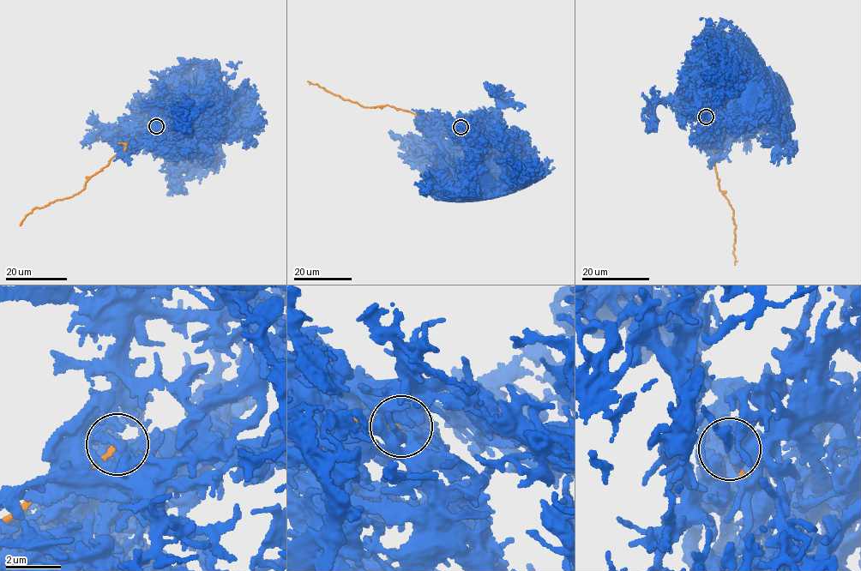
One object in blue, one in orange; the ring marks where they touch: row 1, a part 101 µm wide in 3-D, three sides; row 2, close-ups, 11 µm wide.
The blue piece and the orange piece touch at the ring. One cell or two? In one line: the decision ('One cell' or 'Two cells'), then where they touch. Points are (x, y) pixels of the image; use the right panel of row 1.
Two cells. Place: (706, 117)

